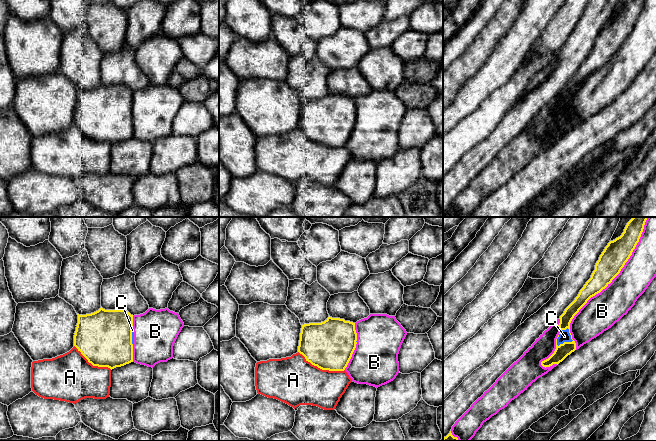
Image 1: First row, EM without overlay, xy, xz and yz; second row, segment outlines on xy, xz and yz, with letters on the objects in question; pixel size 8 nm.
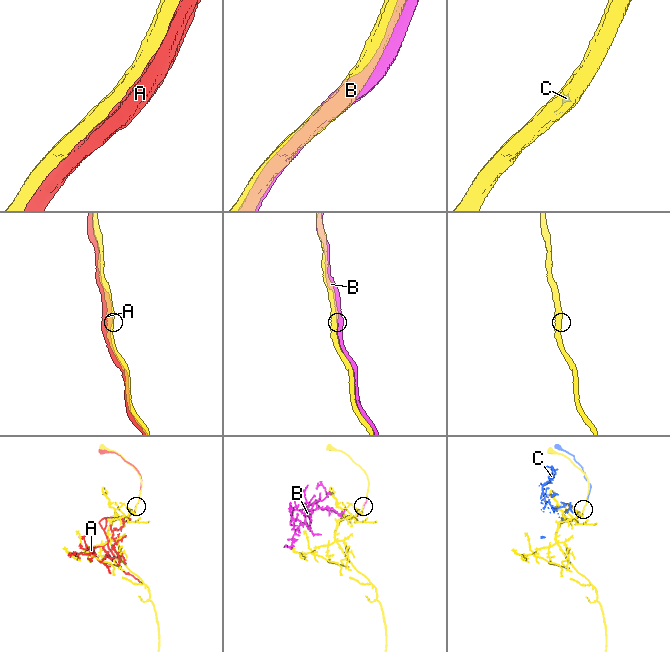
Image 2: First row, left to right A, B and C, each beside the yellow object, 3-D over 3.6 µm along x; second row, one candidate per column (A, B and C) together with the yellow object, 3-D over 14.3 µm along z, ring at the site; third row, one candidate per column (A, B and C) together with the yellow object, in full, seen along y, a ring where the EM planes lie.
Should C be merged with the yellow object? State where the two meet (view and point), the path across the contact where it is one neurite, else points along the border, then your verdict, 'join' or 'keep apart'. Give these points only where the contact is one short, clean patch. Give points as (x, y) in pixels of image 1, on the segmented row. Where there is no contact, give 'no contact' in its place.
contact yz (558, 336); keep apart

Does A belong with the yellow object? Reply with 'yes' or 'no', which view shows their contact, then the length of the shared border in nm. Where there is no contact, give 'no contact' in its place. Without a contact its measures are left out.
no; meets yellow in xz; contact 400 nm long

